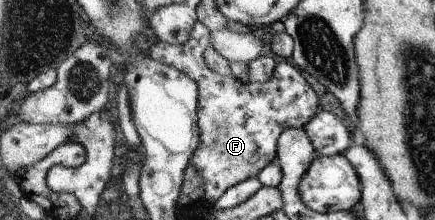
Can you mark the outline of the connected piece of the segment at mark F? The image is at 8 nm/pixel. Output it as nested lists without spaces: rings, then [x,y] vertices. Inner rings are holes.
[[[199,21],[193,30],[191,39],[185,45],[171,45],[169,42],[155,41],[148,48],[157,61],[180,69],[189,77],[197,80],[200,85],[200,126],[202,131],[202,144],[197,150],[193,163],[198,167],[206,181],[205,199],[219,201],[229,187],[247,179],[257,176],[268,164],[275,163],[279,155],[279,139],[289,128],[302,128],[312,117],[319,112],[319,98],[307,79],[303,77],[299,68],[289,65],[287,60],[280,59],[273,71],[273,77],[266,82],[241,81],[232,75],[225,77],[217,73],[206,60],[206,53],[213,45],[212,29]]]

